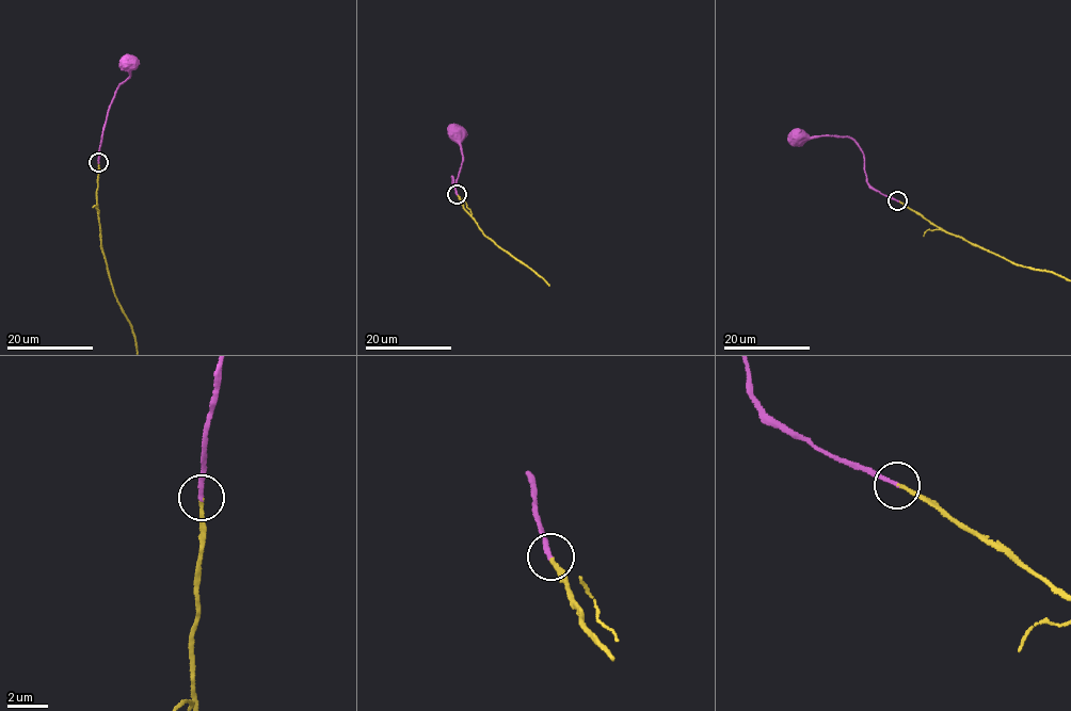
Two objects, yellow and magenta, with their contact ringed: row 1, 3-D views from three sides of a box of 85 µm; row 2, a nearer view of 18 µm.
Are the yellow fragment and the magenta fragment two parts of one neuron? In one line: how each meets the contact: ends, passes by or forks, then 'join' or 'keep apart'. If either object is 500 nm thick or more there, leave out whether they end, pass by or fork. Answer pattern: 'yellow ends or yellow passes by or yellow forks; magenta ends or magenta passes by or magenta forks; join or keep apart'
yellow ends; magenta ends; join

